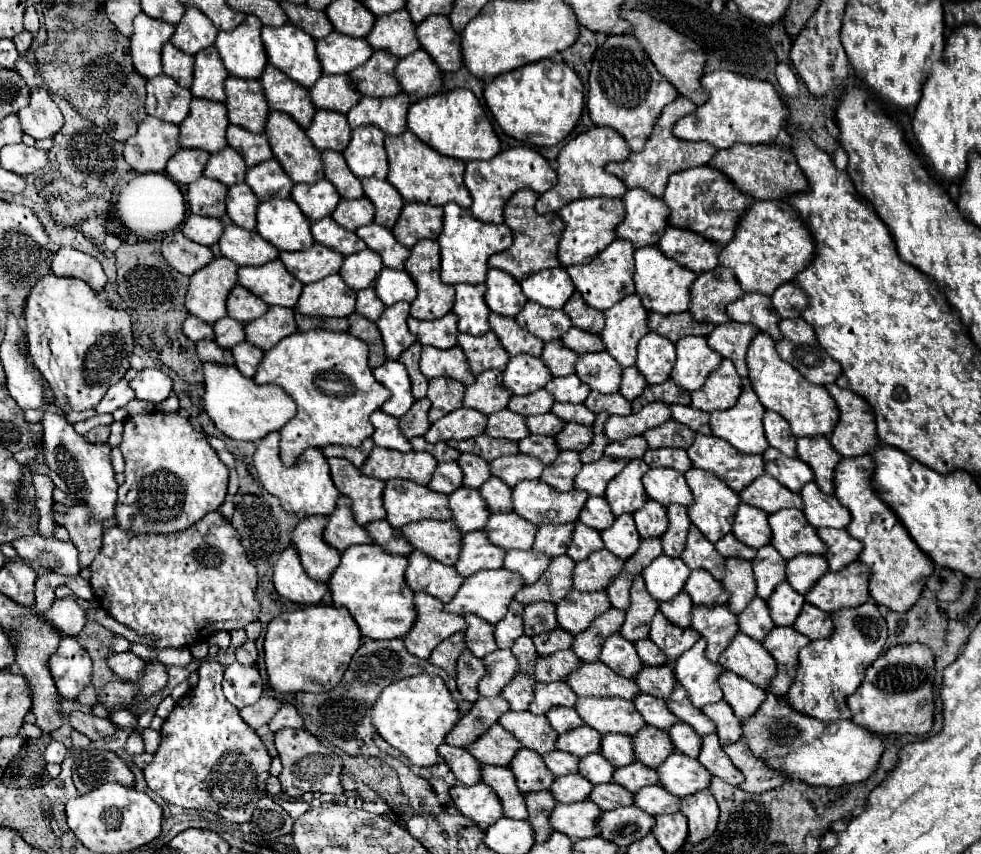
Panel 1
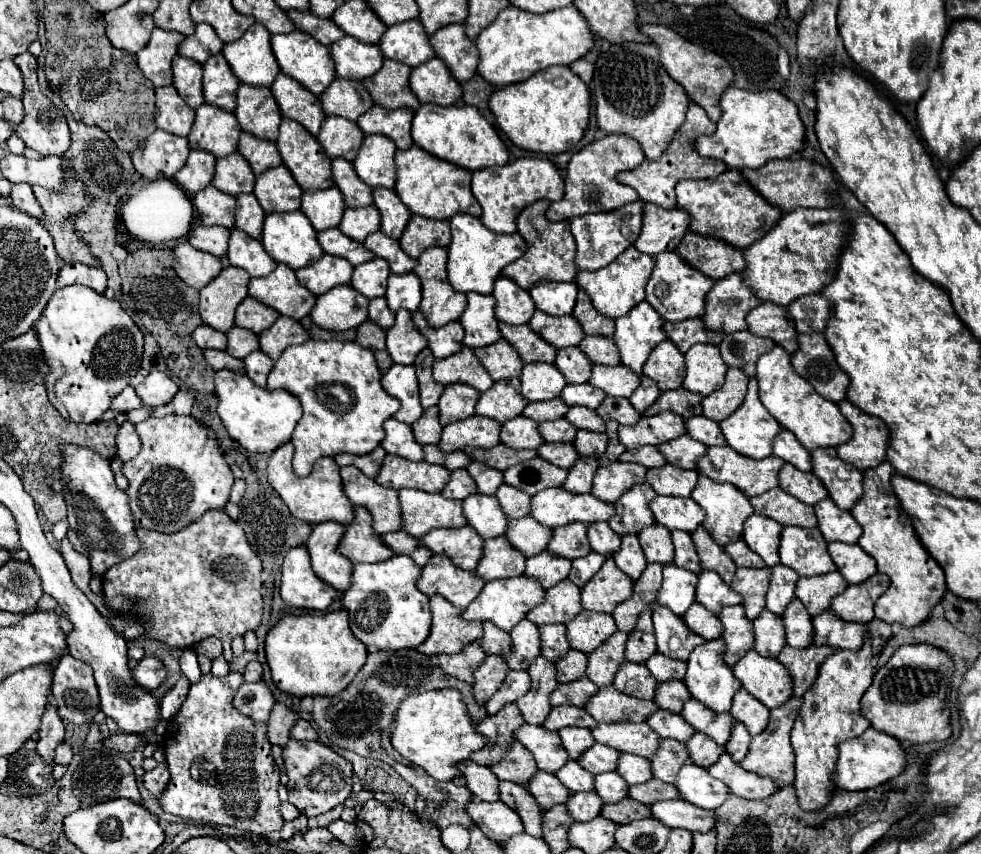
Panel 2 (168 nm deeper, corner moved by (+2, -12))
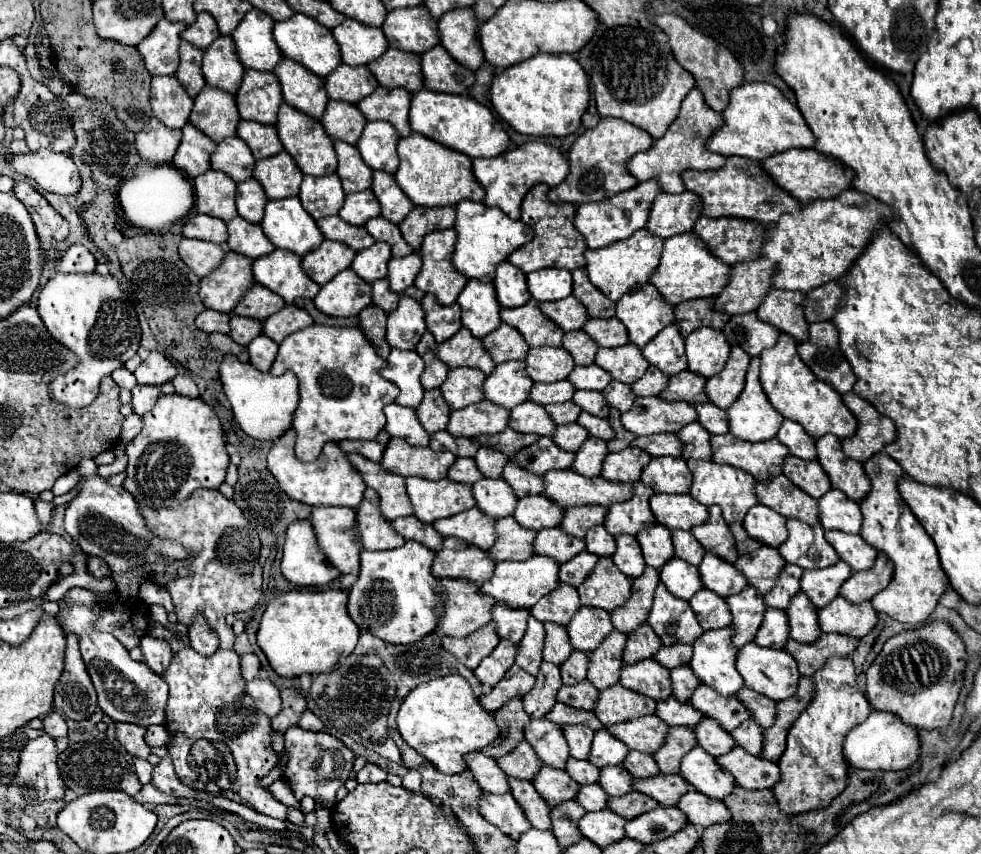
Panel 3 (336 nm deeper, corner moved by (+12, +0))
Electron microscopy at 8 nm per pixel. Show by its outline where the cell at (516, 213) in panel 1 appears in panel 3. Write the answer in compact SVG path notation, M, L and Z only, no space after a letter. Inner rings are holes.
M536 184L524 198L522 202L522 222L532 226L536 236L530 244L518 248L516 252L510 254L510 262L516 264L522 272L534 272L542 268L564 268L564 270L574 270L582 268L586 264L584 252L588 246L584 244L584 238L576 232L576 226L572 224L576 216L576 206L574 204L554 204L548 200L548 184Z

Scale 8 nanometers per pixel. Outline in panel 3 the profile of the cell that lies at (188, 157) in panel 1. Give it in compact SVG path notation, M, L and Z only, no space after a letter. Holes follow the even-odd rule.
M186 124L182 132L184 136L174 154L174 166L186 176L196 178L210 170L210 156L218 144L192 124Z

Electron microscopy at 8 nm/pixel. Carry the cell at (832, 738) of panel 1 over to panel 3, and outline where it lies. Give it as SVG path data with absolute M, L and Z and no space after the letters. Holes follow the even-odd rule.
M874 710L858 728L850 730L844 742L844 756L854 768L862 770L904 770L920 756L918 730L904 724L896 714Z

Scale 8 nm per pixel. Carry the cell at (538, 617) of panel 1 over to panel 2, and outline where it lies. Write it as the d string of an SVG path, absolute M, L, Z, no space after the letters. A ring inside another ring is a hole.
M544 624L538 626L540 630L540 642L542 642L542 656L548 660L558 660L570 650L570 644L566 640L566 628L564 624Z

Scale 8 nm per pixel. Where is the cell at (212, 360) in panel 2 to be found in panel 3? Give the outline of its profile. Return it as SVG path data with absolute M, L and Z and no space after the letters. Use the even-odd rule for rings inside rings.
M210 334L210 344L212 344L212 348L216 348L216 350L220 350L224 354L236 354L238 356L238 354L244 352L244 348L240 344L236 344L226 334Z

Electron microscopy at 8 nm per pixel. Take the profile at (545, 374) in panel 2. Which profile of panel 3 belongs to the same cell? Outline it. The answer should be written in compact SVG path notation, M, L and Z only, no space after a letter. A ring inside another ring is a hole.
M552 346L530 348L526 364L528 364L526 372L534 382L558 382L558 380L564 380L564 378L568 378L568 374L576 366L568 350L552 348Z

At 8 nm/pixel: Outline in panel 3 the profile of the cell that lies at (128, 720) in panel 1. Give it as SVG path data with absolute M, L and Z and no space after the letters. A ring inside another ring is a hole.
M60 602L58 620L64 632L74 632L80 636L80 652L98 692L98 704L104 714L108 714L114 722L132 722L140 726L164 724L168 684L160 674L152 672L144 662L132 660L128 650L112 634L94 630L92 624L96 620L96 614L90 608L76 604L66 606L66 602Z

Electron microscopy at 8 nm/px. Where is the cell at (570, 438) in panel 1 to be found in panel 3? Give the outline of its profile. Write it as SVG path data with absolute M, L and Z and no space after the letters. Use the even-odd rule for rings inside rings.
M582 412L580 418L578 418L578 424L582 424L584 428L588 428L588 432L596 438L602 438L602 440L612 440L614 438L614 430L608 422L608 418L598 418L598 416L592 416L588 412Z

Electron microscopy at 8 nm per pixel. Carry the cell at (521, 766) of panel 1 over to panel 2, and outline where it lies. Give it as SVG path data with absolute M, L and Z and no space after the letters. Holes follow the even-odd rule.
M538 770L528 782L530 794L536 798L540 808L552 808L556 804L564 804L570 796L570 790L562 786L562 782L554 774L546 774Z

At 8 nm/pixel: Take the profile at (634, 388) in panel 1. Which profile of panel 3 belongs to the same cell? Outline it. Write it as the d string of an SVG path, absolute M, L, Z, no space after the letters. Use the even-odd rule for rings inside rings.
M650 366L646 370L646 374L632 384L632 392L636 396L658 396L666 386L668 386L668 376L664 376L664 372L660 372L658 368Z

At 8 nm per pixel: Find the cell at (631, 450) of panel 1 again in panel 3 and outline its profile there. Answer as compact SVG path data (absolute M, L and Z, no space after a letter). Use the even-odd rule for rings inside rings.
M652 434L652 436L638 436L632 442L634 448L642 448L652 456L674 456L682 458L682 442L676 434Z

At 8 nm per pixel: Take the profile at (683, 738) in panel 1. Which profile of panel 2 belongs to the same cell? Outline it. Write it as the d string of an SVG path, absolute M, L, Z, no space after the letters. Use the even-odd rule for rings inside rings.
M694 734L688 742L686 742L686 750L688 756L694 764L708 768L714 764L714 760L718 760L718 756L724 752L724 746L718 746L714 740L710 740L708 736L702 734Z

